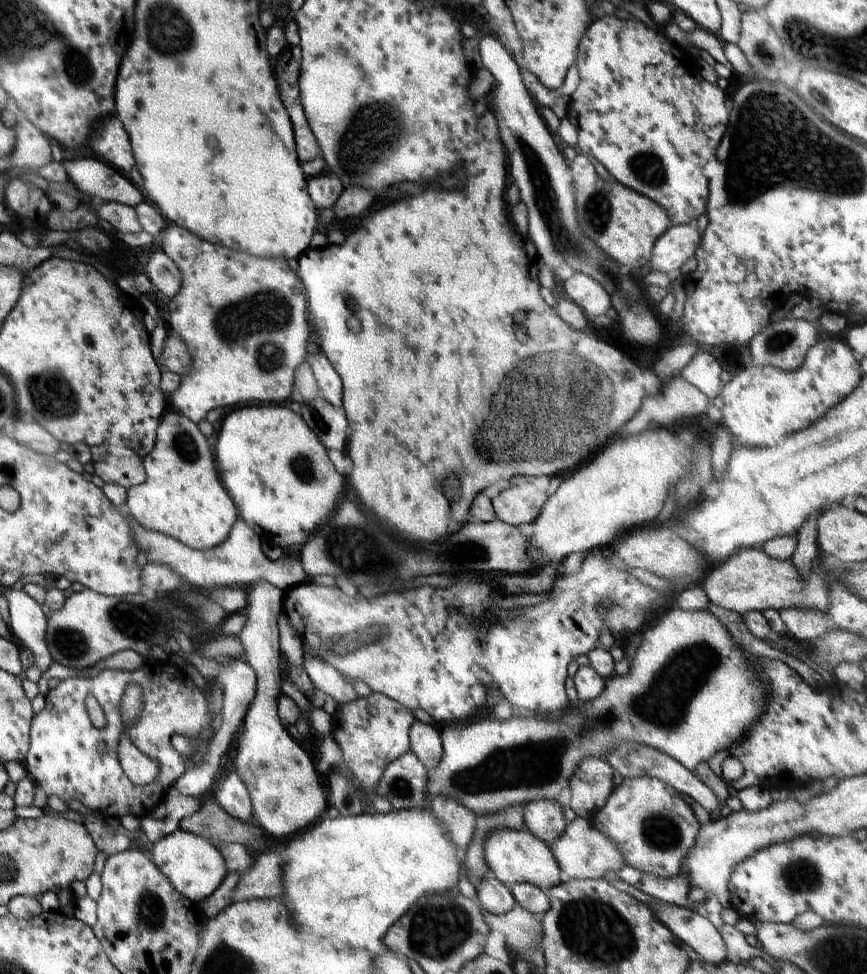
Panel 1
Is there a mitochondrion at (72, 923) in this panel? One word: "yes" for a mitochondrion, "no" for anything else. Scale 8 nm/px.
no

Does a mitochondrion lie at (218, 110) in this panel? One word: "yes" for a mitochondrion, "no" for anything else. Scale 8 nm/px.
no

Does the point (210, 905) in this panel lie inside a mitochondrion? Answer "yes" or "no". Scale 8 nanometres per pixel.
no

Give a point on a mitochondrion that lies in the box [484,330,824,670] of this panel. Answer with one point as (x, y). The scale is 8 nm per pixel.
(774, 567)

